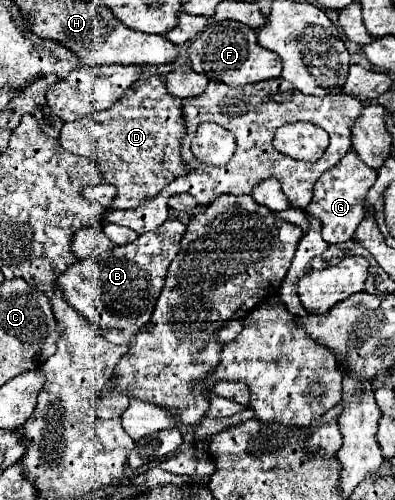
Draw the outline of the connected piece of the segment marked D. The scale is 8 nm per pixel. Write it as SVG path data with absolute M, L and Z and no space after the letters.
M154 74L134 82L108 110L66 122L60 144L72 154L82 154L98 166L104 180L116 188L112 210L138 206L140 200L156 196L174 176L186 172L180 160L180 144L186 138L182 100L166 92L166 76Z

